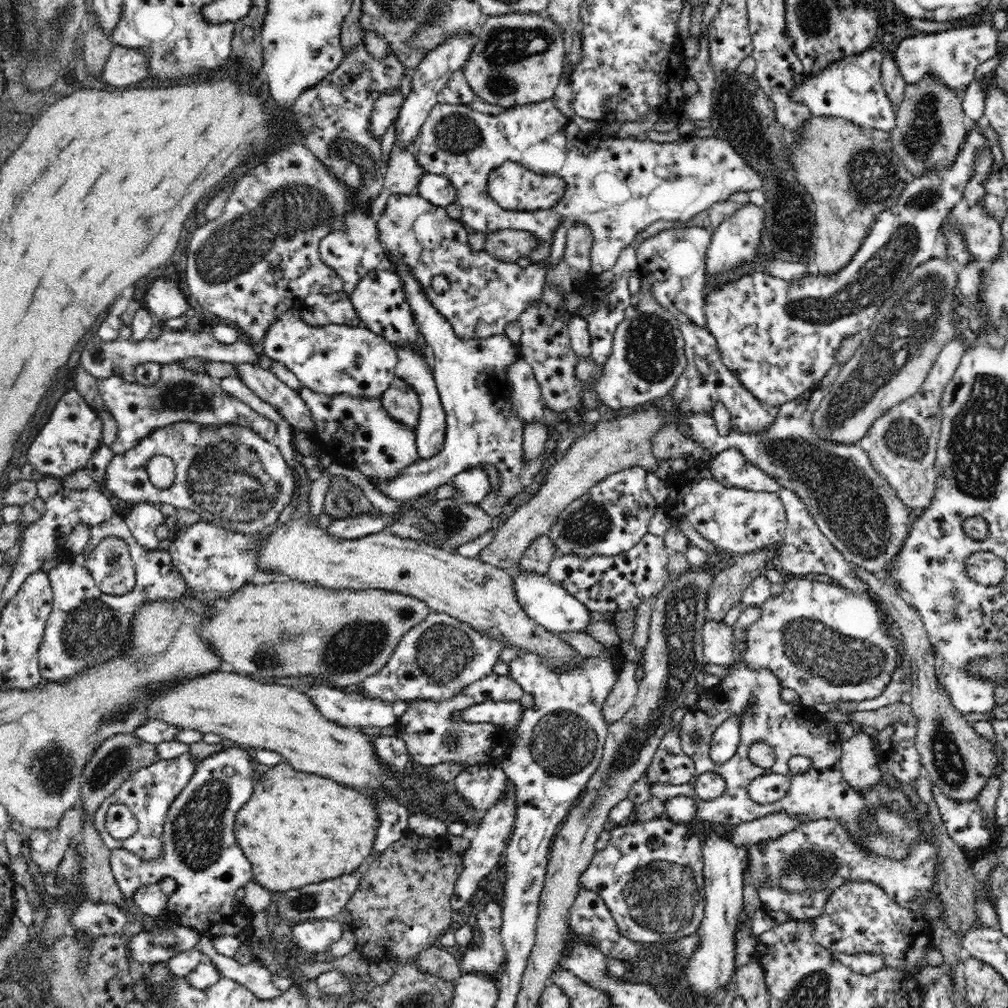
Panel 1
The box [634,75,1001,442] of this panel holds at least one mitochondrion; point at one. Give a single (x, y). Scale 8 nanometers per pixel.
(911, 323)

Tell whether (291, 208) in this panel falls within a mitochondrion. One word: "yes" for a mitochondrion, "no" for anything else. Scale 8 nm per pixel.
yes

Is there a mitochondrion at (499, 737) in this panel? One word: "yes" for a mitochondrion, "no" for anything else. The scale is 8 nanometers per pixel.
no

